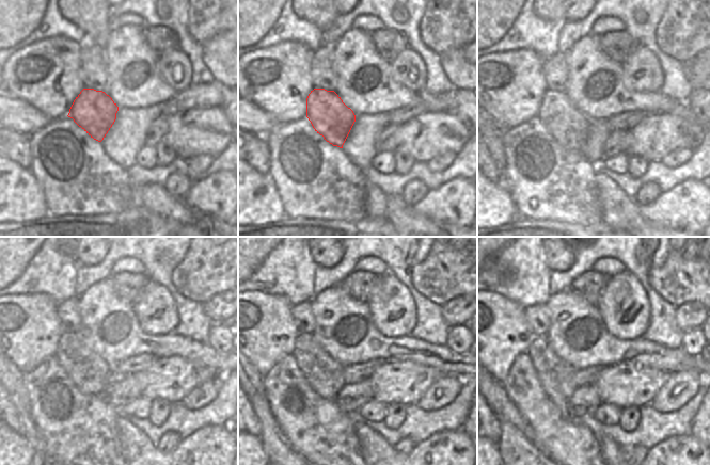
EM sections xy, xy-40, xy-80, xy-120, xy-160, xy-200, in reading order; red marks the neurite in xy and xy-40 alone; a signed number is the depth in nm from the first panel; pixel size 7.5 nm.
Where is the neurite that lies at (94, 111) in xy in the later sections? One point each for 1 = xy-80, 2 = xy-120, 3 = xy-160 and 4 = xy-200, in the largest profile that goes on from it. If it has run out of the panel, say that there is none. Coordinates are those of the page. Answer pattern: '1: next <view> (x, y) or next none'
1: next xy-80 (564, 122)
2: next xy-120 (91, 374)
3: next xy-160 (326, 377)
4: next xy-200 (559, 380)

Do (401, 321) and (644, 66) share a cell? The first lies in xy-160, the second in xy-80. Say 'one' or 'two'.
one

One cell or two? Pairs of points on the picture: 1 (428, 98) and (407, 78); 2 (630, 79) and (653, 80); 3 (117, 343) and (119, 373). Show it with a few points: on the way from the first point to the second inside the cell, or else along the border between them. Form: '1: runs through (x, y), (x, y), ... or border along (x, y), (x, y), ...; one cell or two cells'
1: border along (423, 87), (419, 92); two cells
2: runs through (635, 80), (648, 80); one cell
3: border along (95, 352), (111, 365), (142, 353); two cells

